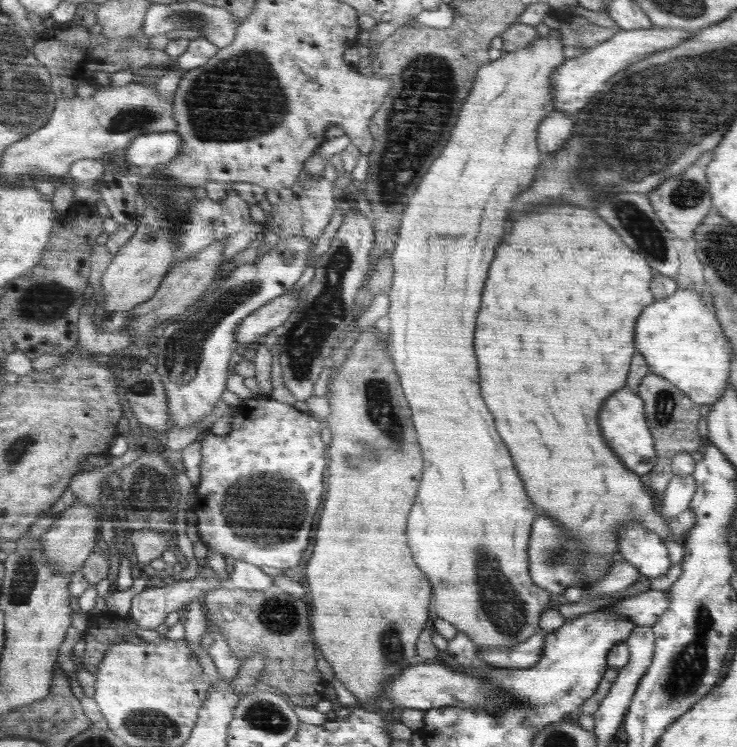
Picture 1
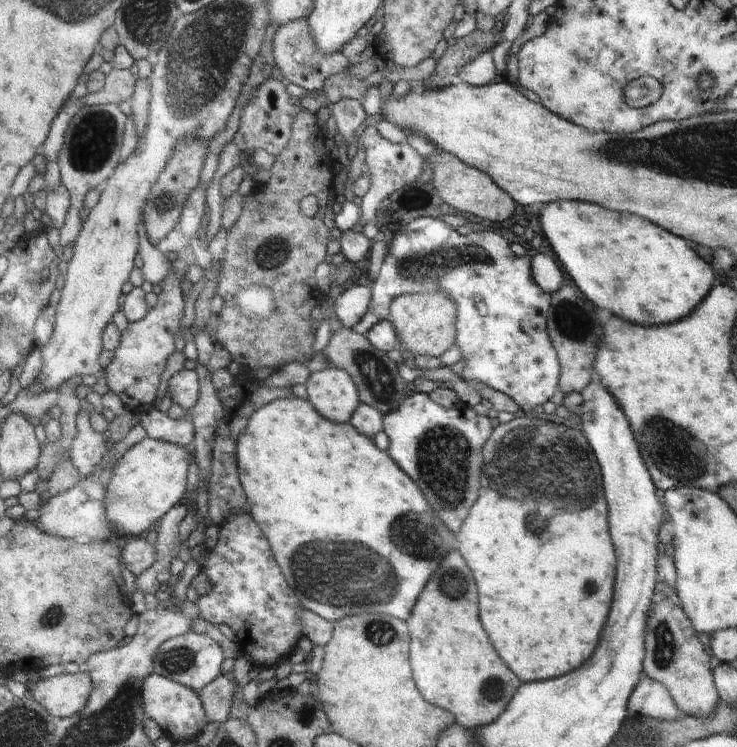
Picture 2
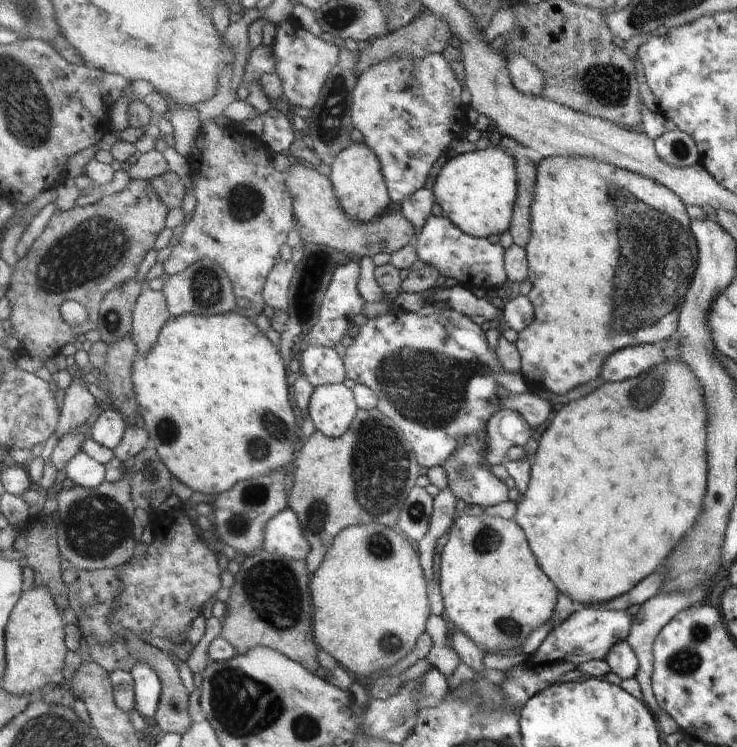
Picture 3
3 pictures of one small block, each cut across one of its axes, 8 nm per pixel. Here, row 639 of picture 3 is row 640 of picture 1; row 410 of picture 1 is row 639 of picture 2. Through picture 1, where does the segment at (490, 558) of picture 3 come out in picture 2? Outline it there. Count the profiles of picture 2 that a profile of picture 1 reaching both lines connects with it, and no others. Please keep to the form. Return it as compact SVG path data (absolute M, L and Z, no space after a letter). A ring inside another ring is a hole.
M458 550L442 562L442 570L438 570L436 580L426 586L426 594L422 594L422 602L414 605L414 614L410 613L410 638L414 638L414 646L410 646L410 662L414 662L414 678L418 678L418 690L430 698L430 702L456 716L456 724L474 729L489 725L497 720L508 708L514 692L520 686L516 674L500 660L494 646L490 644L480 618L478 618L478 592L476 582L472 578L470 568Z

